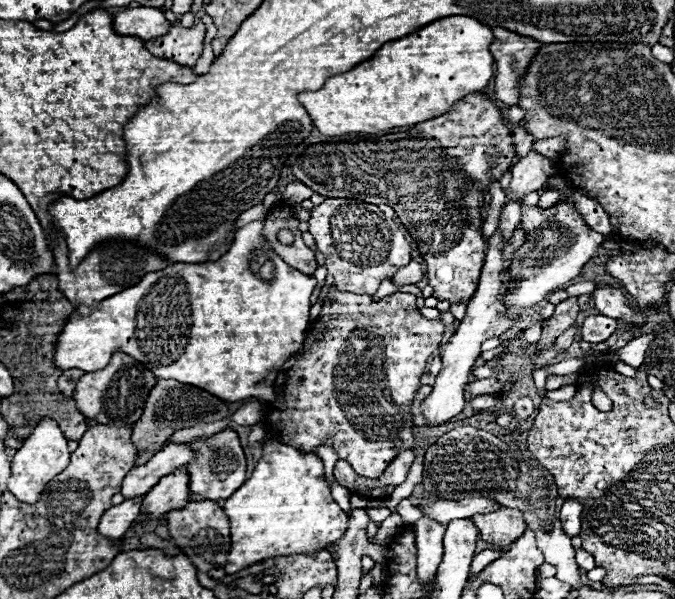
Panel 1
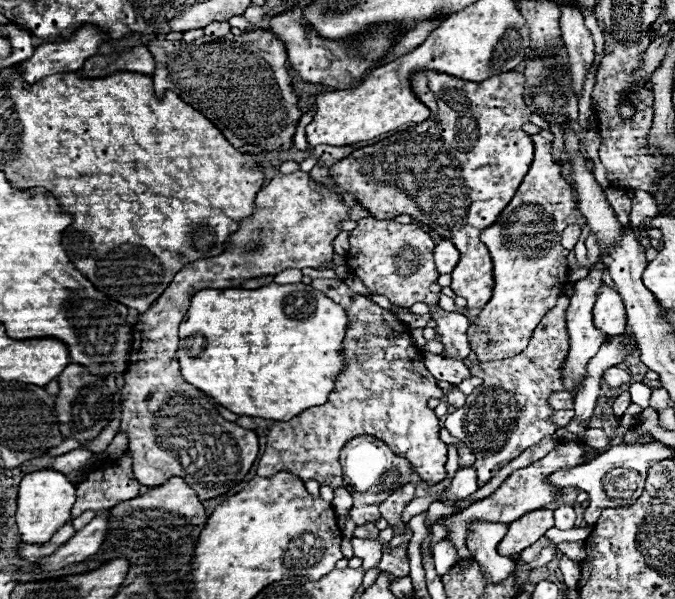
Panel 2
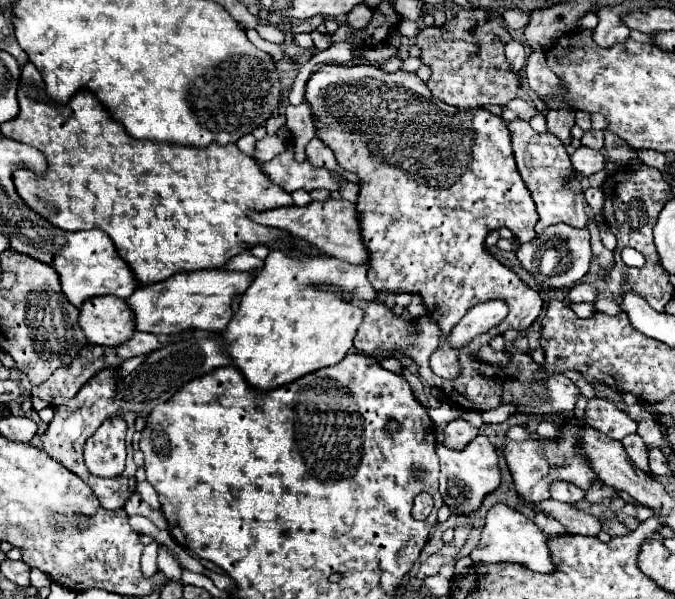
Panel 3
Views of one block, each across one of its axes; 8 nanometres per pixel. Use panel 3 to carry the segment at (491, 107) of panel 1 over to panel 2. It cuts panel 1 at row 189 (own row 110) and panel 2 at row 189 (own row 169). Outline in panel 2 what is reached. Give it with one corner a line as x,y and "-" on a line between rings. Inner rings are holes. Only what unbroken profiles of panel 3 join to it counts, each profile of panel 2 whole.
418,72
414,74
412,82
416,96
432,110
430,118
400,134
392,134
390,138
384,138
376,144
354,150
350,156
332,166
330,176
336,180
338,188
350,192
354,200
374,218
394,218
398,214
408,214
414,220
430,226
442,238
450,240
460,252
460,262
452,270
450,286
456,296
468,300
468,308
484,308
492,298
494,276
490,252
478,240
478,236
484,228
498,220
500,212
514,198
534,154
534,144
522,130
522,126
530,122
530,112
522,100
524,74
504,72
502,76
494,76
482,84
470,84
442,72

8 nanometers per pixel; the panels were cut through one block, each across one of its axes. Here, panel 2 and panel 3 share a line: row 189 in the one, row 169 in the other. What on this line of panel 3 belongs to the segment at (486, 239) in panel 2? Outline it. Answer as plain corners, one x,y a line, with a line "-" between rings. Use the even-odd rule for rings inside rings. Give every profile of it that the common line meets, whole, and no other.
514,120
508,122
508,128
512,132
512,146
514,146
514,156
518,164
518,172
522,180
526,182
532,200
538,208
540,220
536,222
536,234
542,234
548,226
564,222
574,228
584,228
588,224
588,216
584,212
584,194
580,182
574,178
572,182
566,182
566,176
574,174
570,156
564,148
562,142
558,142
550,132
538,134
532,130
532,126
524,120

